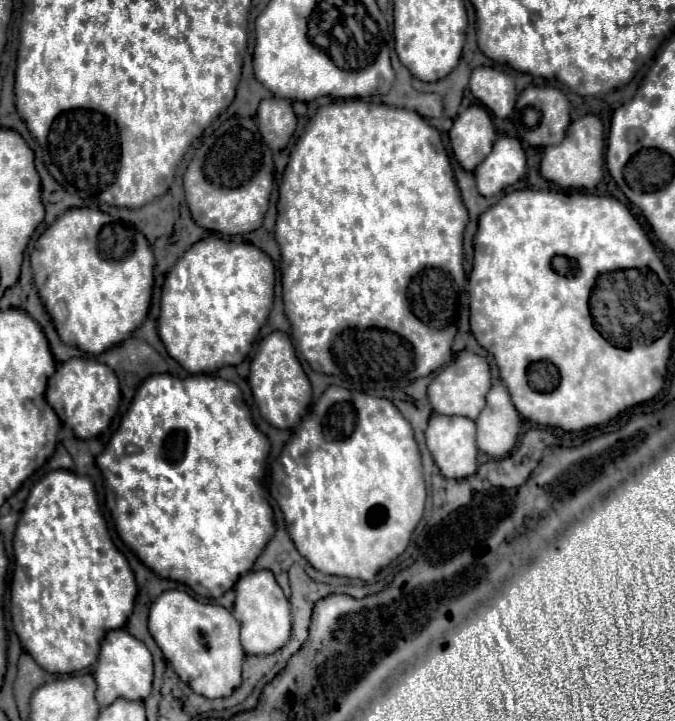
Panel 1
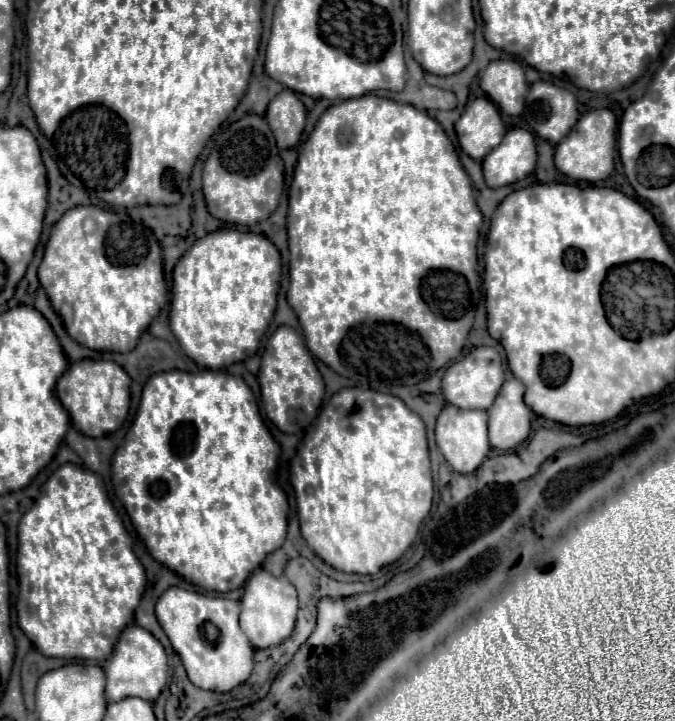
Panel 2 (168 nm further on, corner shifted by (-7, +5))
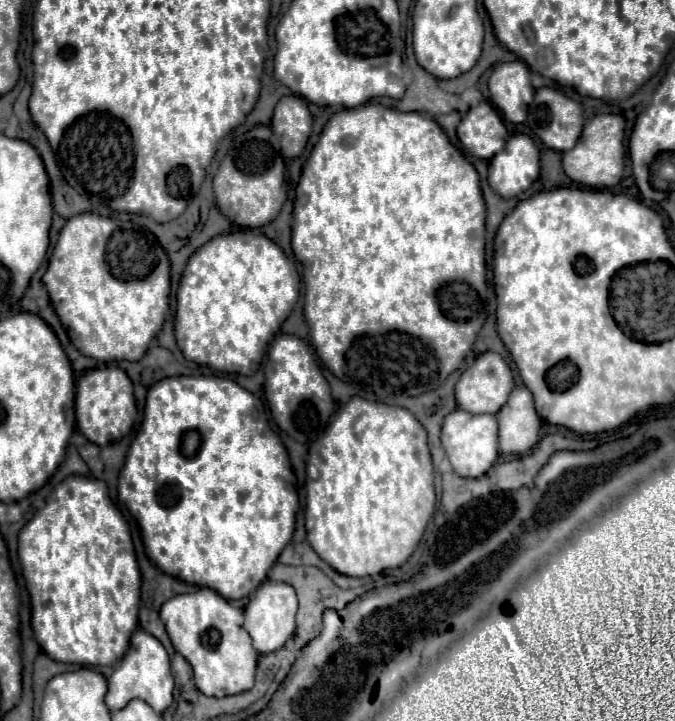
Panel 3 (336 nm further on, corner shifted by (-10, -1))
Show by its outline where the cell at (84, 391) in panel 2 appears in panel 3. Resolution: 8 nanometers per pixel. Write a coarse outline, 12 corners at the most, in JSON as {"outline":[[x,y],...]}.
{"outline":[[121,368],[79,376],[75,418],[95,444],[121,440],[137,416]]}

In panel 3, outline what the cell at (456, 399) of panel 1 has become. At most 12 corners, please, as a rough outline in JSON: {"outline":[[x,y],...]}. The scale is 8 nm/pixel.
{"outline":[[483,352],[455,384],[457,406],[497,414],[513,374],[497,352]]}

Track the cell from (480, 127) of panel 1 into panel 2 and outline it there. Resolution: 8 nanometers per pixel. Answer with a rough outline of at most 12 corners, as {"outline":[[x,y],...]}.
{"outline":[[476,98],[456,122],[460,148],[482,160],[506,128],[488,98]]}

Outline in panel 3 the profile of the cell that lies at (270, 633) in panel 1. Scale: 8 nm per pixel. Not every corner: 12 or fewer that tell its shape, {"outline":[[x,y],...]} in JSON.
{"outline":[[261,582],[245,606],[245,630],[259,654],[295,632],[293,586]]}

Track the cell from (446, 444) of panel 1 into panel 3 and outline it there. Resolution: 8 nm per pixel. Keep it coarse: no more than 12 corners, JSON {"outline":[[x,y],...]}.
{"outline":[[457,408],[441,444],[453,470],[483,476],[497,460],[497,420]]}

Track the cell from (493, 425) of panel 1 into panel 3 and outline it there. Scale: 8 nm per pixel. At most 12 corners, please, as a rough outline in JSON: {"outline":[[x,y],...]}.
{"outline":[[513,388],[497,412],[501,454],[539,442],[533,394]]}

